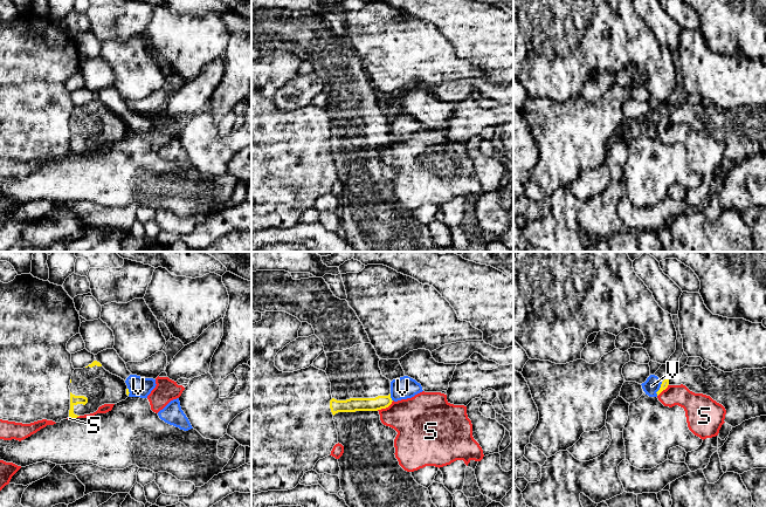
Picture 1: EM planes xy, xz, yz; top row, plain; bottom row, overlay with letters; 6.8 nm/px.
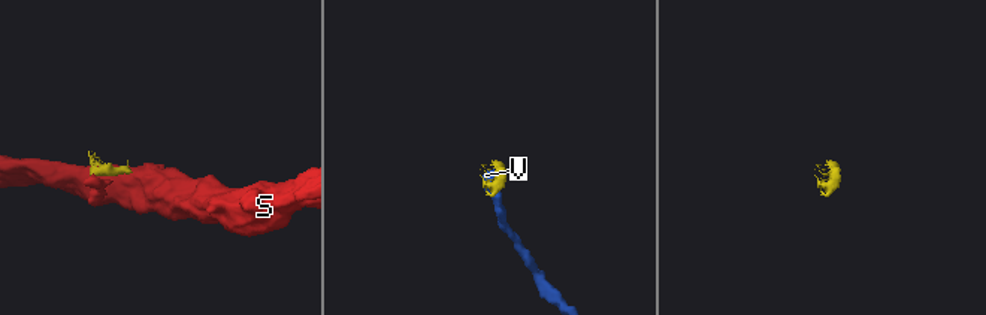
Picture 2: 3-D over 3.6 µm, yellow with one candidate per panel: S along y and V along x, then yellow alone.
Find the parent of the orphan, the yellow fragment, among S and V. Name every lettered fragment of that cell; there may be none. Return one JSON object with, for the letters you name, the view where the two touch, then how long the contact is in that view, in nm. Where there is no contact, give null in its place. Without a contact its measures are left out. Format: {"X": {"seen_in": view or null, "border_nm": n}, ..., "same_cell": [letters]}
{"same_cell": []}

